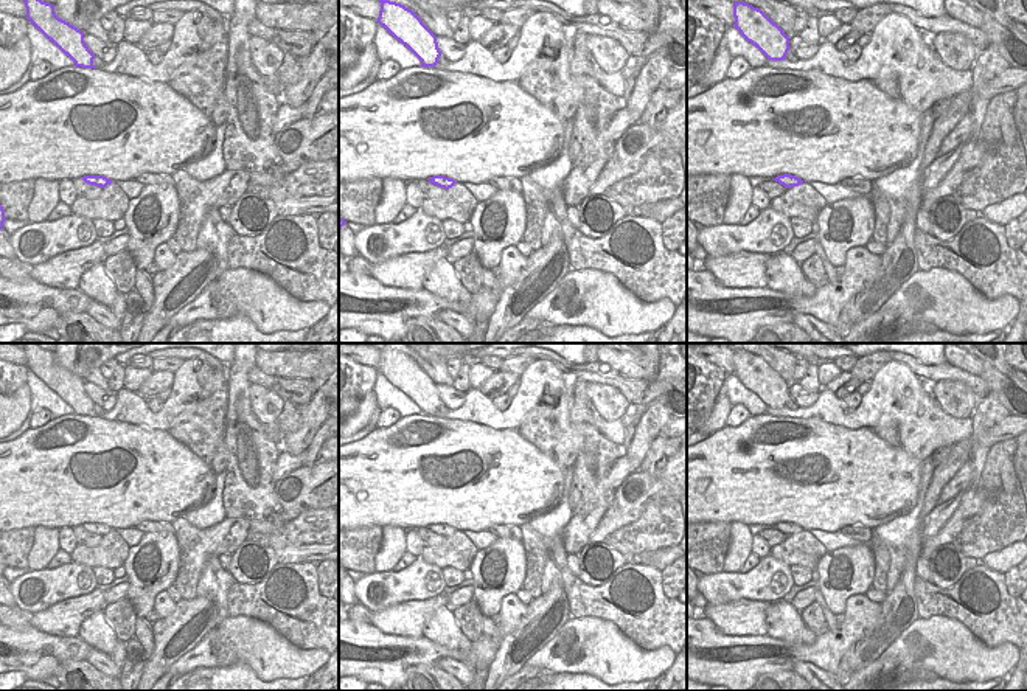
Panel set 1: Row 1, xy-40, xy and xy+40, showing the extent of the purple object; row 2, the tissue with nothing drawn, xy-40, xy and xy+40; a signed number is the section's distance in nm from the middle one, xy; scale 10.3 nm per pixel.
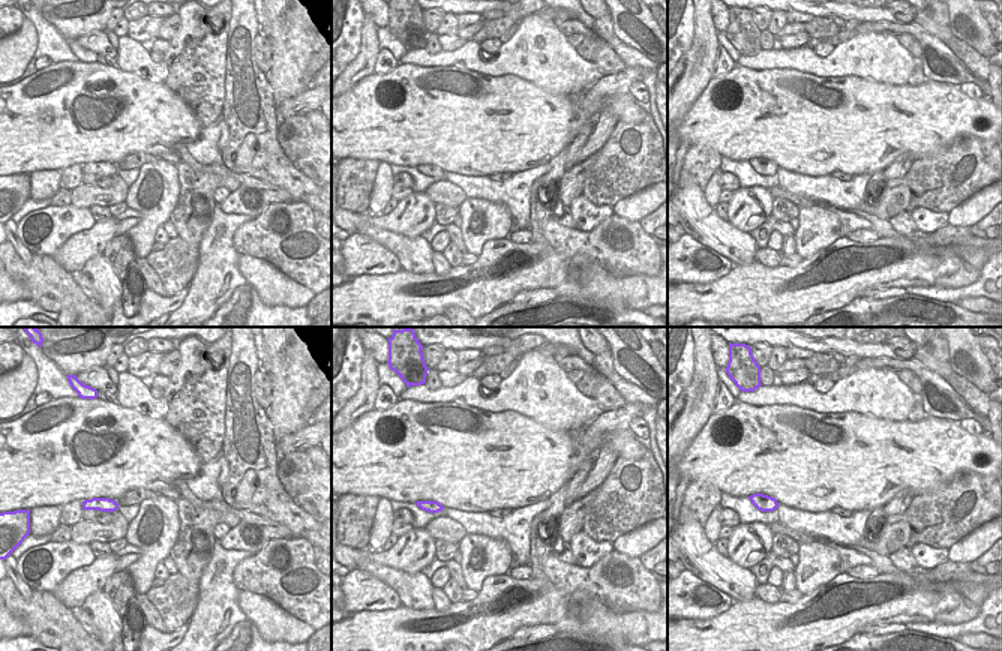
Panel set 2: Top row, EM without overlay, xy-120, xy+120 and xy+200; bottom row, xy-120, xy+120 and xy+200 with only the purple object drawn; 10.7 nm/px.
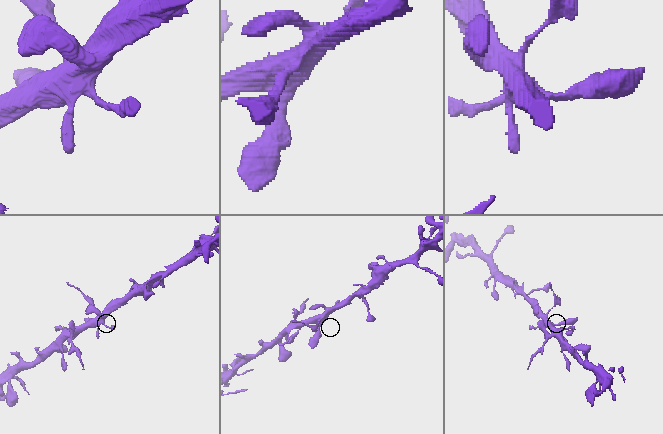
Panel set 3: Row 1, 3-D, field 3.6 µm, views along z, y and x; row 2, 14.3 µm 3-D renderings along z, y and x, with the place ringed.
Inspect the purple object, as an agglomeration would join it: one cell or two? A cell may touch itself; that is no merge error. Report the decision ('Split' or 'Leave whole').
Leave whole

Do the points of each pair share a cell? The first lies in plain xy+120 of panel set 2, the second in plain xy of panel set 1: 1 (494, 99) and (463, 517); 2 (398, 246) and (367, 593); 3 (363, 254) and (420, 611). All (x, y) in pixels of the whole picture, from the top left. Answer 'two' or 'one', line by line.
1: one
2: two
3: one

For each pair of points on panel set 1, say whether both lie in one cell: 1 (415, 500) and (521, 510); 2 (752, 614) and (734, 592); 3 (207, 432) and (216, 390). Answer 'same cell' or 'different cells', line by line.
1: same cell
2: different cells
3: same cell

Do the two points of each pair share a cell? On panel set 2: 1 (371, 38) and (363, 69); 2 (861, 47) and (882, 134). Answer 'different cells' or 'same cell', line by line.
1: same cell
2: different cells

